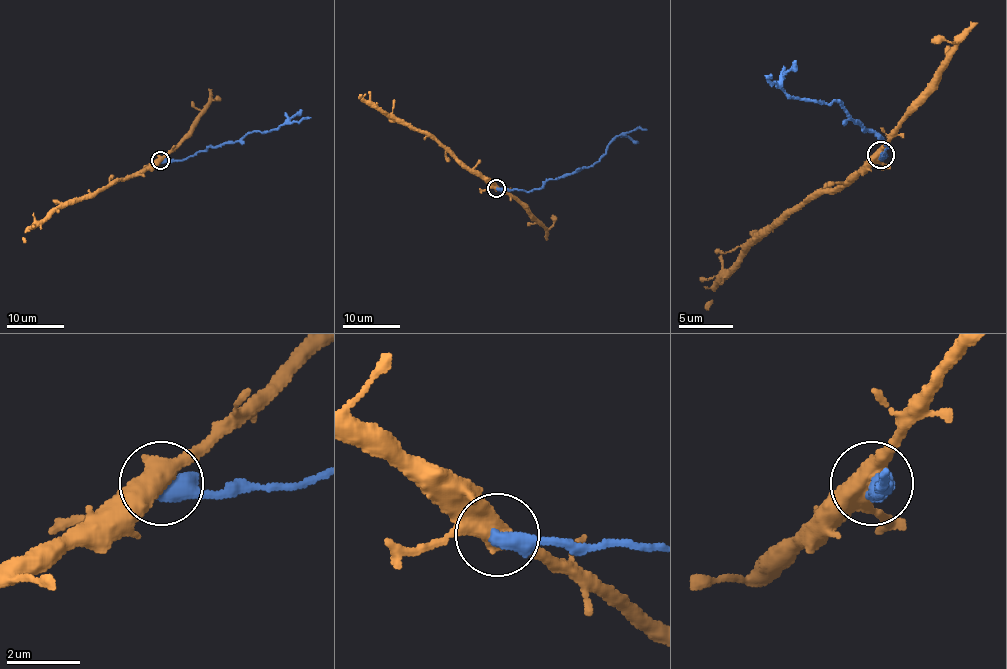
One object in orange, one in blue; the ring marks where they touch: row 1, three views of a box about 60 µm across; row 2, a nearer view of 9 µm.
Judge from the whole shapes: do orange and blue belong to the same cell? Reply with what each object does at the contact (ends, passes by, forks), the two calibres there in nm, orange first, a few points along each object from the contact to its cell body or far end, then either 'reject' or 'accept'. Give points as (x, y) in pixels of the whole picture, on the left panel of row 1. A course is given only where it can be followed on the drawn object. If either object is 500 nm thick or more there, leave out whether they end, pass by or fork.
calibres 550 and 500 nm; course orange (160, 159), (143, 171), (116, 178), (49, 213), (25, 233), (25, 243); course blue (160, 161), (182, 161), (213, 146), (239, 141), (256, 131), (268, 132), (281, 125), (311, 118); reject

